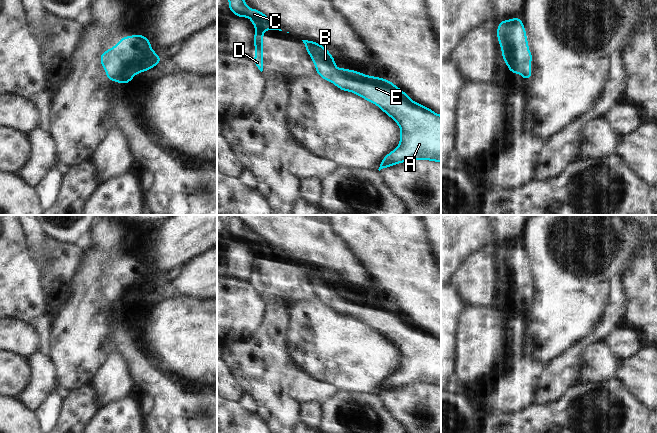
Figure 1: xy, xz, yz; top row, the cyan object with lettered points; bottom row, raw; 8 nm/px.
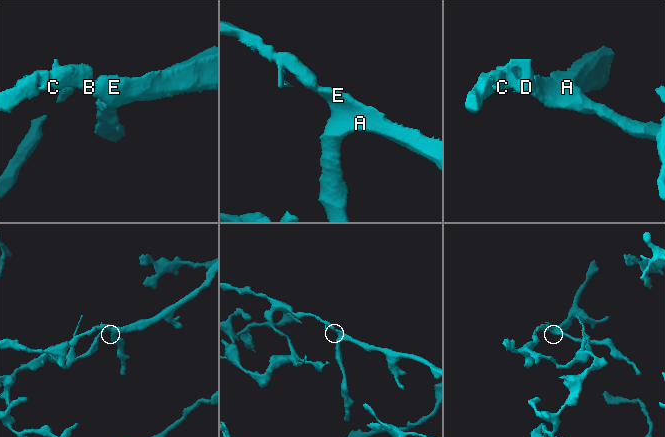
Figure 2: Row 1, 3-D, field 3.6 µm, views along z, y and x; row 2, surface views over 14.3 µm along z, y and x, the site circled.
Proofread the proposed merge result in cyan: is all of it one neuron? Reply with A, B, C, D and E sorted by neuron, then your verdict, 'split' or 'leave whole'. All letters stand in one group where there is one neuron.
A B C D E; leave whole

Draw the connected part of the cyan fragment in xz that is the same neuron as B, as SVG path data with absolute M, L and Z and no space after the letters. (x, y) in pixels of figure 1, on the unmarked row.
M302 264L317 297L344 315L352 315L378 329L401 352L400 369L382 384L379 395L408 384L441 386L441 340L412 325L401 313L383 302L335 292L332 279L320 268Z

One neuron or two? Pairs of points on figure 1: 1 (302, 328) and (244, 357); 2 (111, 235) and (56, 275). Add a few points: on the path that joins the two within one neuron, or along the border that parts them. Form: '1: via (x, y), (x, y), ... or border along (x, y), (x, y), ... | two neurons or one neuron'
1: border along (289, 310), (289, 351), (294, 357) | two neurons
2: border along (86, 252), (84, 264), (76, 276) | two neurons

